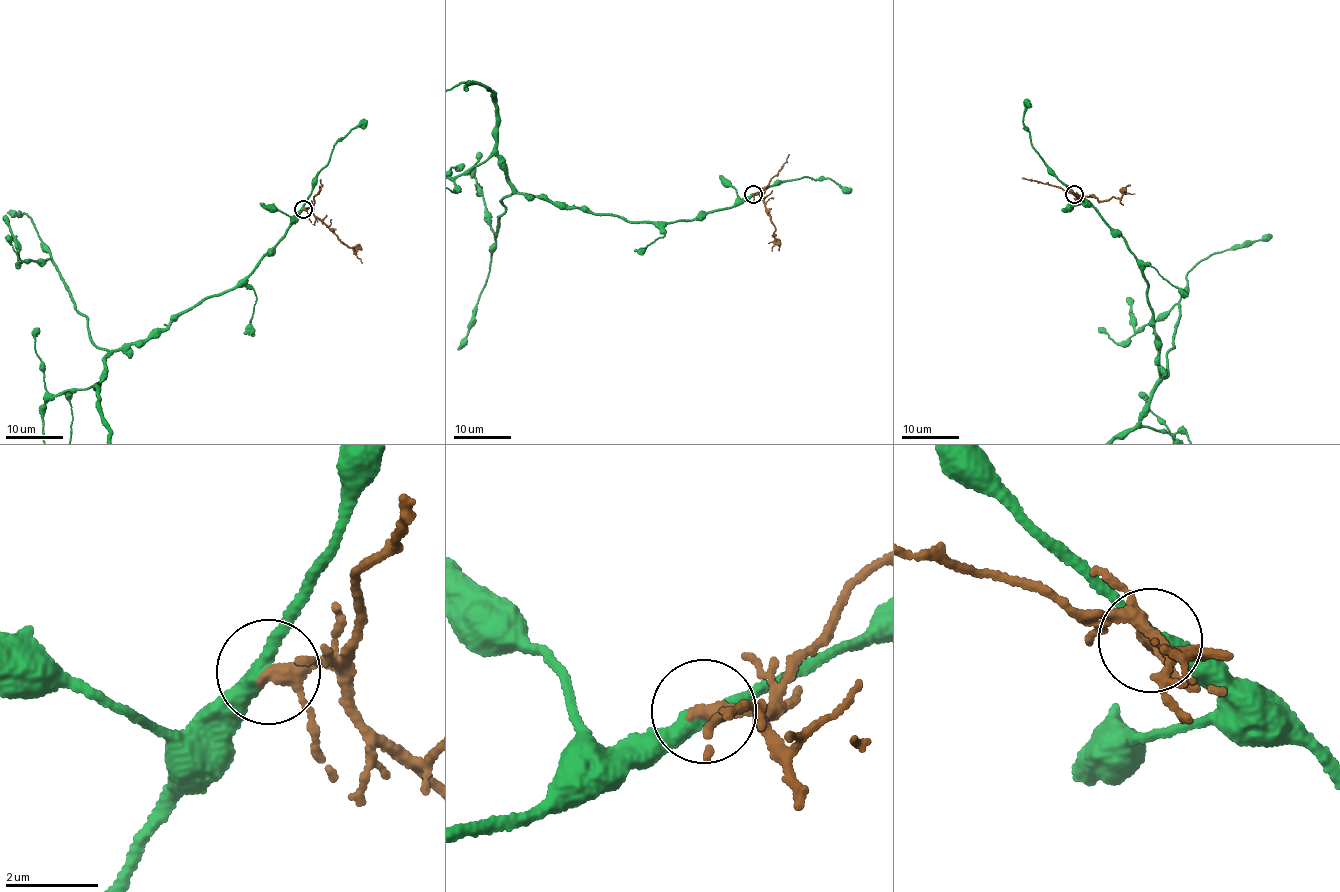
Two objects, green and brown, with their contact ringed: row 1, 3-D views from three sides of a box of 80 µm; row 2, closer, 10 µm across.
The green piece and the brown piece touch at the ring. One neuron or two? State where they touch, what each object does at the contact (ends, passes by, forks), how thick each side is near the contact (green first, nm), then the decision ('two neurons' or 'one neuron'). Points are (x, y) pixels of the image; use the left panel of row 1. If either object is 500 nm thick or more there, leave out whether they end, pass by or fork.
at (303, 209); green passes by; brown passes by; 320 nm thick on the green side, 260 nm on the other; two neurons

